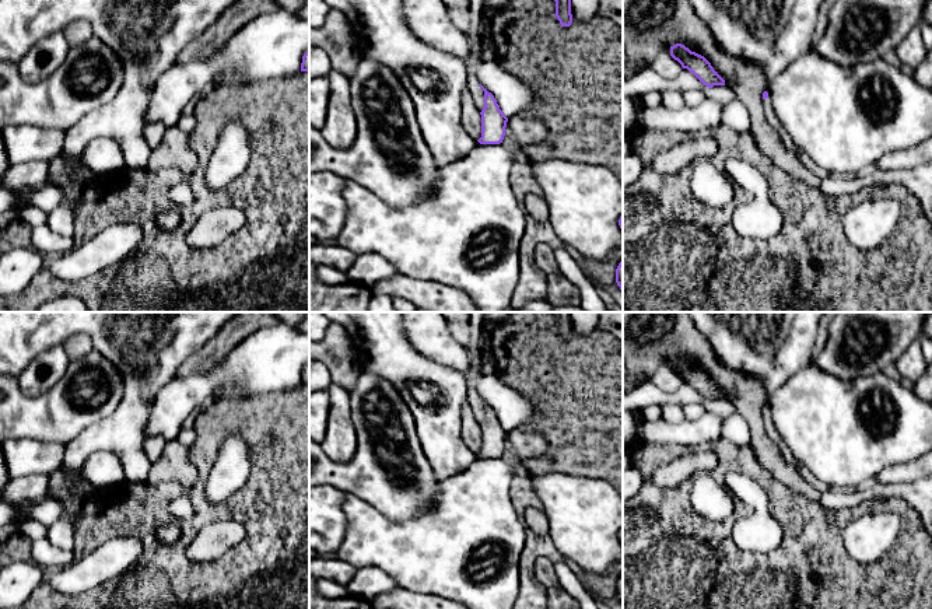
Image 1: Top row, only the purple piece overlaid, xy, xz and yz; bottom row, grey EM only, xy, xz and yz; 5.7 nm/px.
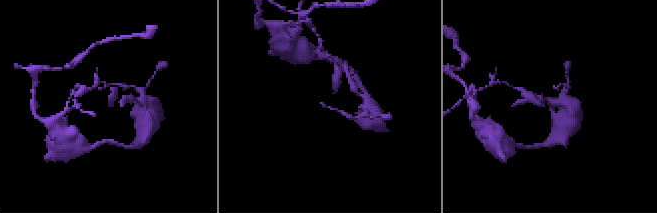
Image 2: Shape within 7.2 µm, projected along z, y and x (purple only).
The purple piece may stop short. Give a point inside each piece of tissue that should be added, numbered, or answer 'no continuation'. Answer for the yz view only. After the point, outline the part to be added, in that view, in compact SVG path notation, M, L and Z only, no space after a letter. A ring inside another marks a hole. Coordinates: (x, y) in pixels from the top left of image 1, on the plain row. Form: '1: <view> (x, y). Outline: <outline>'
1: yz (768, 423). Outline: M765 403L765 405L768 406L768 410L765 413L763 413L763 421L764 421L768 437L778 447L778 449L779 449L781 455L784 456L784 459L786 461L786 463L795 469L799 469L803 463L795 458L795 455L791 452L791 449L785 445L785 442L777 434L777 431L774 428L774 421L771 419L770 405L768 403Z

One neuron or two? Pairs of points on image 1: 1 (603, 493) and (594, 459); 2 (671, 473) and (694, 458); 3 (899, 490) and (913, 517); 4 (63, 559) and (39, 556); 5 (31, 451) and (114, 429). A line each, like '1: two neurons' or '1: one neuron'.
1: two neurons
2: one neuron
3: two neurons
4: one neuron
5: two neurons

